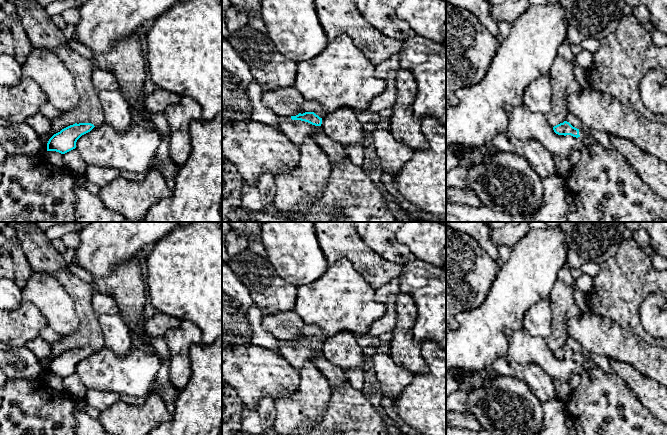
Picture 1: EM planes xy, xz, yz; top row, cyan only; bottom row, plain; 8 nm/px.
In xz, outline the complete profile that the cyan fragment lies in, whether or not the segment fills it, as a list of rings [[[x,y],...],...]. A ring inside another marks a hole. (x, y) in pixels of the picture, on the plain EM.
[[[305,336],[303,338],[299,337],[296,340],[291,340],[291,343],[305,345],[315,350],[321,350],[322,348],[322,342],[320,342],[314,336]]]

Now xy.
[[[75,347],[54,358],[47,367],[47,375],[65,378],[76,372],[77,364],[95,350],[91,347]]]

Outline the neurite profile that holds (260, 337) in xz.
[[[252,306],[247,312],[247,321],[251,329],[251,343],[280,355],[278,339],[263,328],[262,316],[263,309],[258,306]]]

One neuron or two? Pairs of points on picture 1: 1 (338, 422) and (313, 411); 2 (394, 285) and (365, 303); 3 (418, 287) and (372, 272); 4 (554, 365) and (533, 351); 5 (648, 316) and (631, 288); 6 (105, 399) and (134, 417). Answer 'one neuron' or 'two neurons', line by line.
1: two neurons
2: two neurons
3: two neurons
4: one neuron
5: two neurons
6: two neurons

